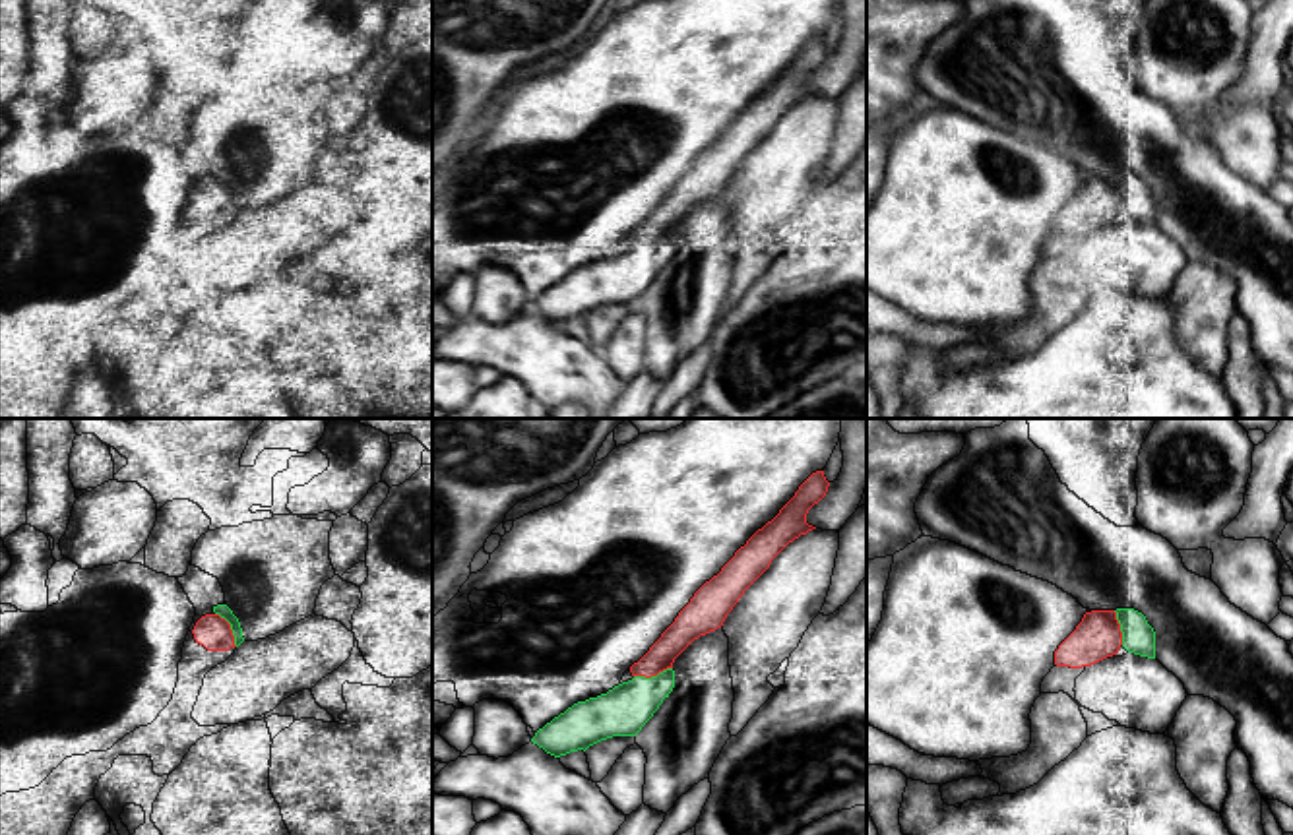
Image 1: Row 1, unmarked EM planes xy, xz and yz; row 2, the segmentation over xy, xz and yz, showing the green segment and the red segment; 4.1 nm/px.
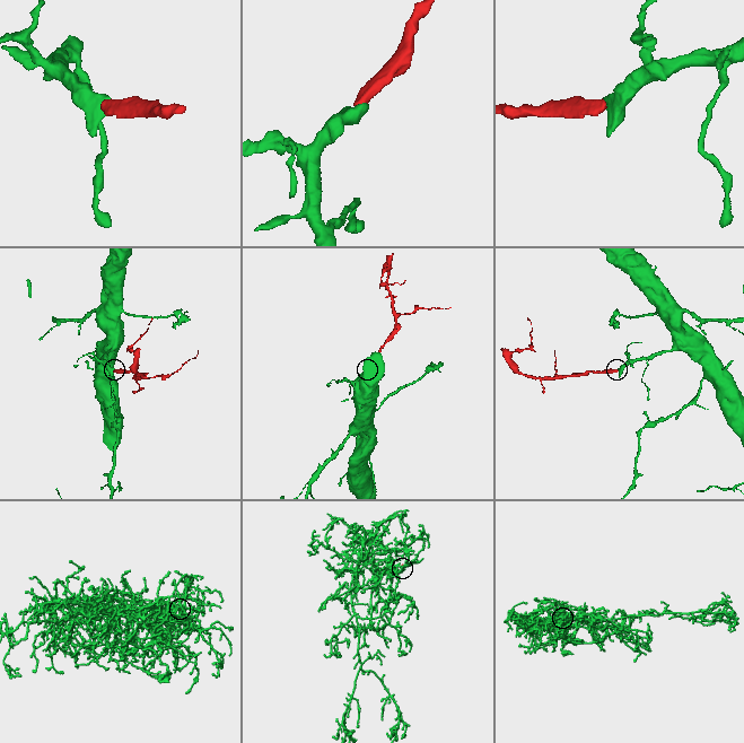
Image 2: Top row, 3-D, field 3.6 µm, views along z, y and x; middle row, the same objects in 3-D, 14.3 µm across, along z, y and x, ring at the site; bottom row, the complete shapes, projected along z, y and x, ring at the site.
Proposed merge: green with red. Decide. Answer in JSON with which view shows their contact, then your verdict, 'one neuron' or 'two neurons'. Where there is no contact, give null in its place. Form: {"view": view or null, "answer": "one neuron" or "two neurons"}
{"view": "xz", "answer": "one neuron"}

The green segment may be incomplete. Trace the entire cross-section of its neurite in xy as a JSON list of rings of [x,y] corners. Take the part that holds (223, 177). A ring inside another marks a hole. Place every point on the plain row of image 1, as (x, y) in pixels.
[[[227,170],[213,172],[211,180],[196,188],[192,200],[207,217],[229,217],[244,207],[240,188]]]

